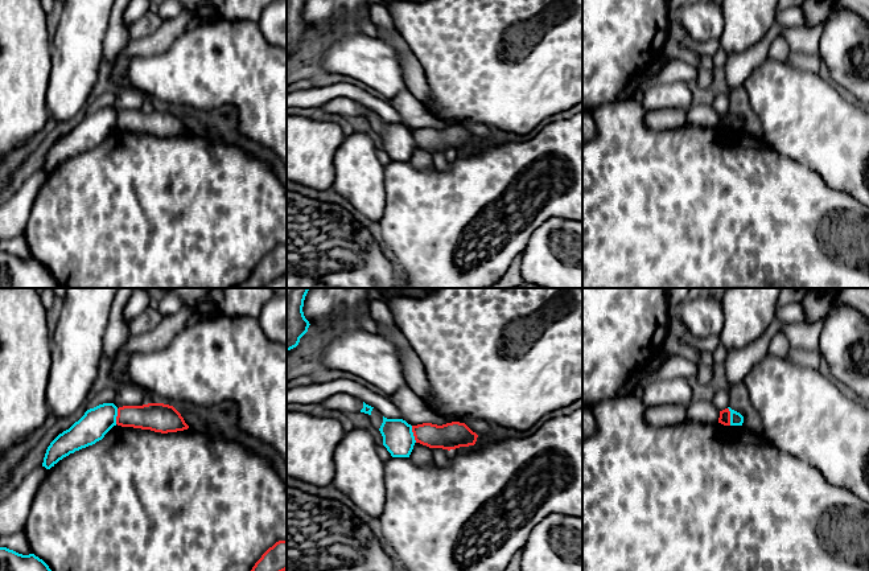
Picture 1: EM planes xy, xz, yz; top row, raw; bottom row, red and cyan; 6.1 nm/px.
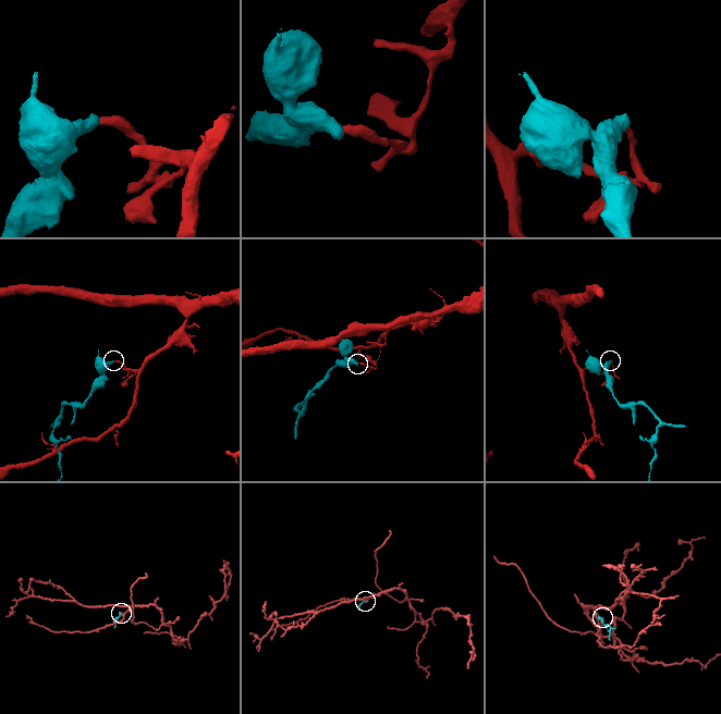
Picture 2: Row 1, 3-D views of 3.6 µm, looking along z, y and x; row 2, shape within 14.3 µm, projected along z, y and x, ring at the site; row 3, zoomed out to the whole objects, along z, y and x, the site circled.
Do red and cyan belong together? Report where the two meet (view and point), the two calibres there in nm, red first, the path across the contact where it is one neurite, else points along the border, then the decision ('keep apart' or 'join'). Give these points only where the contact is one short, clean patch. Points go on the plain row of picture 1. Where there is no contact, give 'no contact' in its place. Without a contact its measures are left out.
yz (729, 120) | 70/80 nm | along yz (728, 111), (730, 128) | keep apart

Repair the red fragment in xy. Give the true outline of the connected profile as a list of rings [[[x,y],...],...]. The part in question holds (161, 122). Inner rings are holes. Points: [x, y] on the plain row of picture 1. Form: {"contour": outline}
{"contour": [[[148,107],[118,112],[116,128],[168,137],[188,133],[181,118],[169,108]]]}

